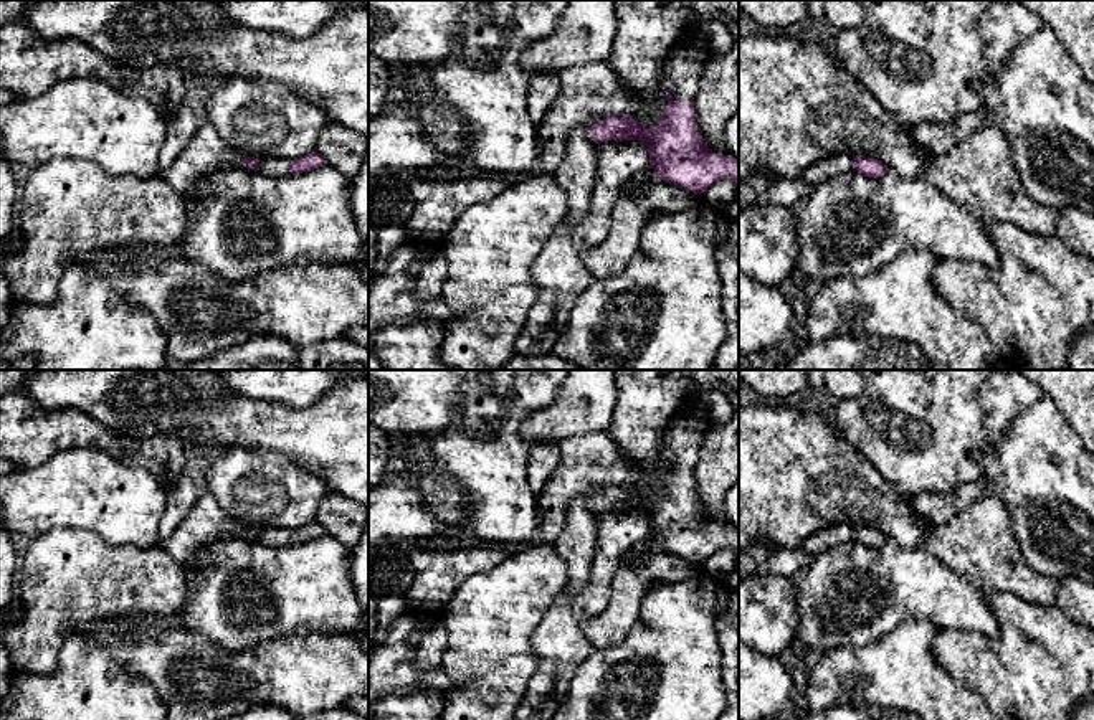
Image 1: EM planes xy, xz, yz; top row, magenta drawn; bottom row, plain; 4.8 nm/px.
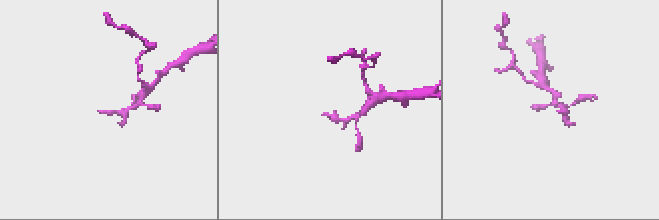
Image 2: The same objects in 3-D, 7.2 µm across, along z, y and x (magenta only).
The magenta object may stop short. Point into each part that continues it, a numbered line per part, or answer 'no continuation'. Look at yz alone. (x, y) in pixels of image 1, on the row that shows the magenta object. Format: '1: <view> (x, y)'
1: yz (822, 170)

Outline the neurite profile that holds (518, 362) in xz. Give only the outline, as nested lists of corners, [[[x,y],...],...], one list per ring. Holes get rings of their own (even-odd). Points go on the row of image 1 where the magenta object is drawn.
[[[554,353],[547,355],[512,355],[499,370],[583,370]]]

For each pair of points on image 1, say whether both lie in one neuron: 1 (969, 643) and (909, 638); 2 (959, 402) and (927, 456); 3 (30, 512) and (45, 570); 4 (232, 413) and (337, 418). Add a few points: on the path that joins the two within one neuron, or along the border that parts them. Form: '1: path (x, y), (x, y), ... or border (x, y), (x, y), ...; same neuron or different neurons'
1: border (939, 630), (934, 636), (934, 656), (952, 674); different neurons
2: path (946, 415), (937, 423), (937, 443); same neuron
3: border (75, 527), (53, 527), (30, 539); different neurons
4: path (258, 421), (311, 421); same neuron

